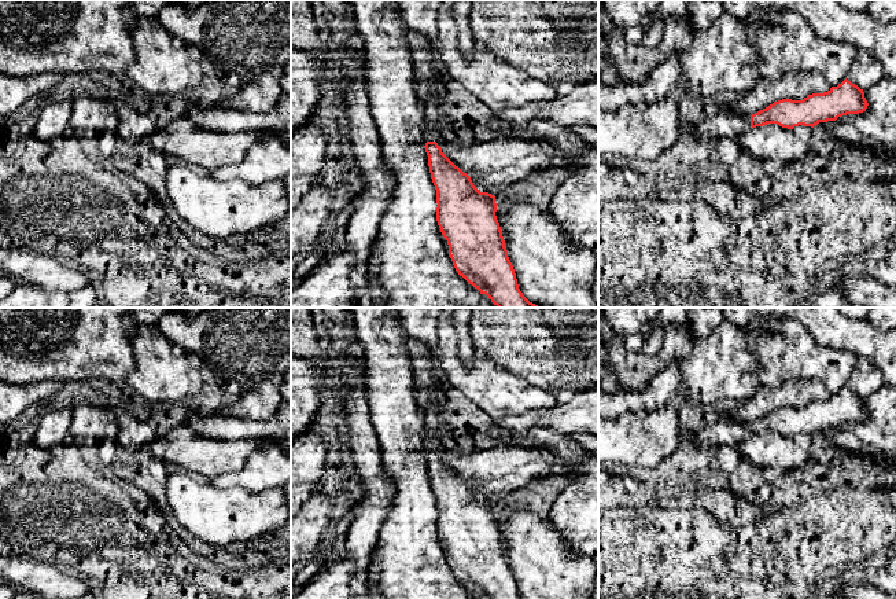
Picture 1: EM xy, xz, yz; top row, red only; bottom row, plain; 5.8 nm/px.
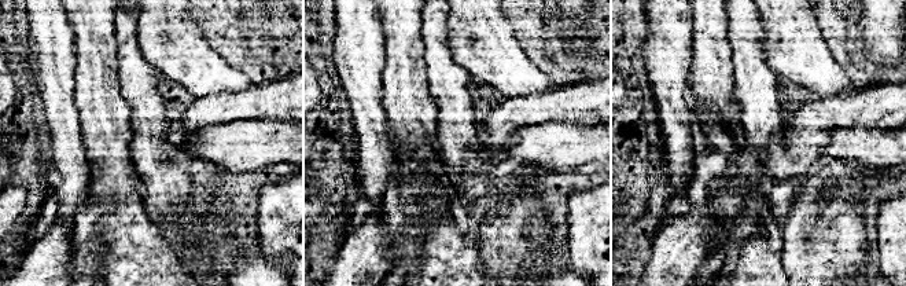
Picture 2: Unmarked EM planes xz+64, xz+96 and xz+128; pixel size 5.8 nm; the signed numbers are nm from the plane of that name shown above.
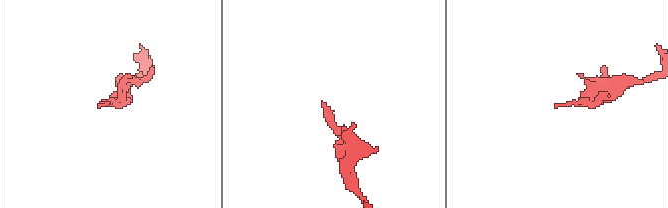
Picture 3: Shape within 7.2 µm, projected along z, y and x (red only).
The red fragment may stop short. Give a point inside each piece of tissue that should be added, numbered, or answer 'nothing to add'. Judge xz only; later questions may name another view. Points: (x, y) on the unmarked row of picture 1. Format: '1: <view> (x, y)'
1: xz (426, 383)

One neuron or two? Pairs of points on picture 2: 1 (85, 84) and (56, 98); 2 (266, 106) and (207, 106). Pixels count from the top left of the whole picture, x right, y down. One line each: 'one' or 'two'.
1: two
2: one

